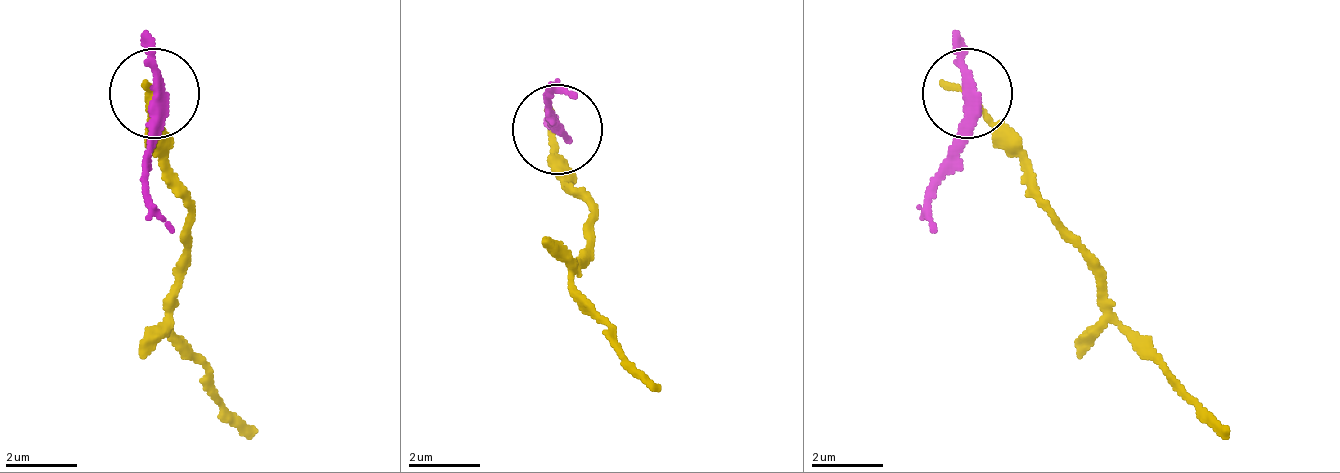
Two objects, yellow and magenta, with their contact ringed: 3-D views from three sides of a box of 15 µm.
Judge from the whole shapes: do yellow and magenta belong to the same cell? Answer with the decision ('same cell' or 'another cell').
another cell

